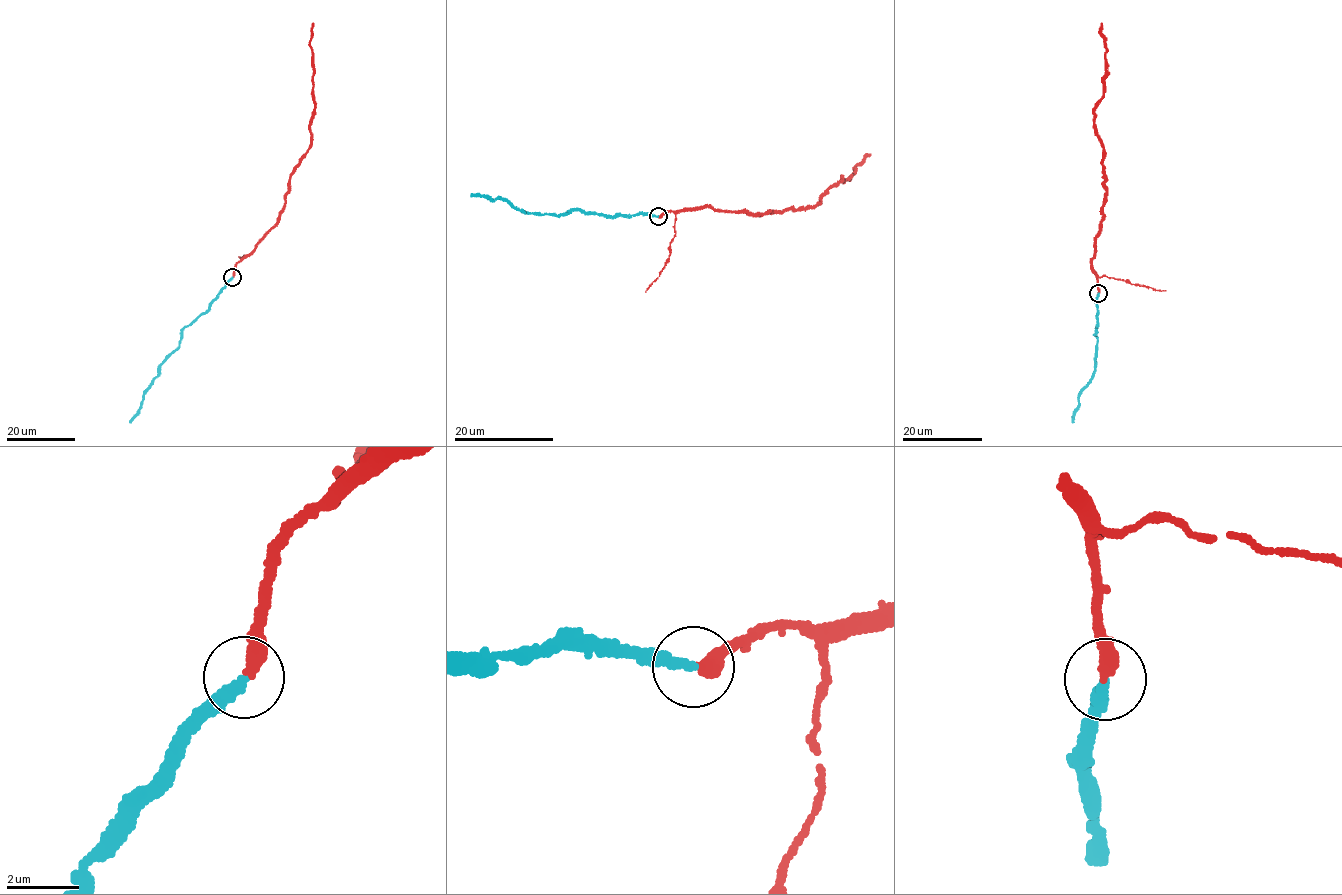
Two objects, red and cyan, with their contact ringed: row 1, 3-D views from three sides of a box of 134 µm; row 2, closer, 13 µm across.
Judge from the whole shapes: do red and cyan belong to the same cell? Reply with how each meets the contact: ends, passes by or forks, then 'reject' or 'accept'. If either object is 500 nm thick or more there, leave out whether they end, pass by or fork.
red ends there; cyan ends there; accept

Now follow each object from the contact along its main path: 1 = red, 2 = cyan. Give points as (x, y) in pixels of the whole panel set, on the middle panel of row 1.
1: (658, 217), (667, 212), (707, 205), (720, 211), (743, 210), (754, 214), (812, 206), (870, 155)
2: (658, 217), (641, 213), (616, 217), (580, 210), (559, 217), (525, 214), (498, 198), (491, 201), (471, 195)

